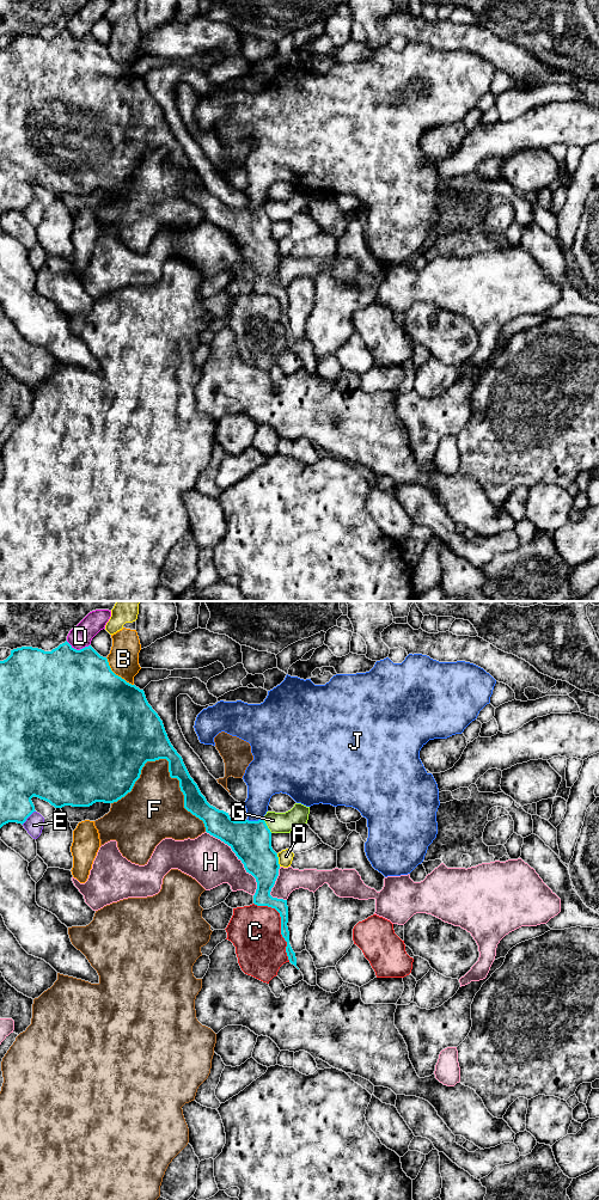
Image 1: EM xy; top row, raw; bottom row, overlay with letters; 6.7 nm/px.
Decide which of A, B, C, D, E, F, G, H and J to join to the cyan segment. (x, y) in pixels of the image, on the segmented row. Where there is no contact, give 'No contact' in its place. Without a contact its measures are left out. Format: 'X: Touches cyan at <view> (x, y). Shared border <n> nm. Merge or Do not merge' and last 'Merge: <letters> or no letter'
A: Touches cyan at xy (277, 859). Shared border 90 nm. Do not merge
B: Touches cyan at xy (115, 674). Shared border 260 nm. Do not merge
C: Touches cyan at xy (281, 925). Shared border 460 nm. Do not merge
D: Touches cyan at xy (78, 650). Shared border 160 nm. Do not merge
E: Touches cyan at xy (28, 816). Shared border 130 nm. Do not merge
F: Touches cyan at xy (169, 766). Shared border 650 nm. Do not merge
G: Touches cyan at xy (267, 826). Shared border 120 nm. Do not merge
H: Touches cyan at xy (239, 858). Shared border 550 nm. Do not merge
J: Touches cyan at xy (254, 821). Shared border 110 nm. Do not merge
Merge: no letter

